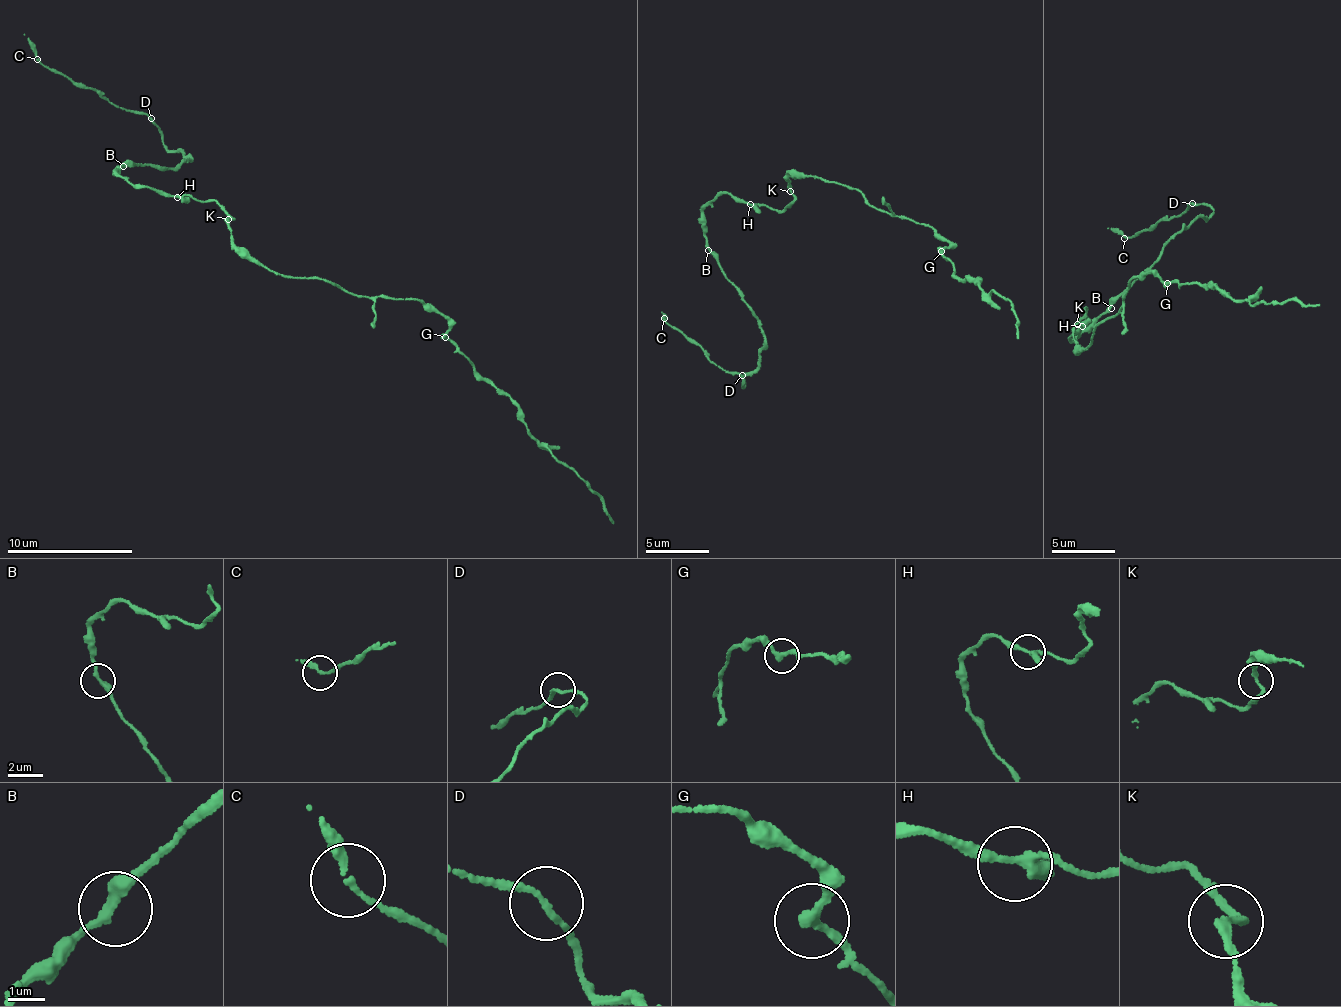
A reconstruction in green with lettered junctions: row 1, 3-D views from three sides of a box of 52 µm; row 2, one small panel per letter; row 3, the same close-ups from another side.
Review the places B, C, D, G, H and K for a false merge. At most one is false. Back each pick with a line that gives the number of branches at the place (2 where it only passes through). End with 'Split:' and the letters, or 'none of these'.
Split: none of these

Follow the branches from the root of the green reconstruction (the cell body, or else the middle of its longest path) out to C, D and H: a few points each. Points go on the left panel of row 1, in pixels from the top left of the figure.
C: (228, 222), (213, 201), (159, 195), (117, 172), (188, 160), (165, 147), (146, 115), (38, 59)
D: (228, 222), (213, 201), (159, 195), (117, 172), (188, 160), (165, 147), (150, 119)
H: (228, 222), (229, 214), (213, 201), (201, 203), (186, 196), (177, 197)

